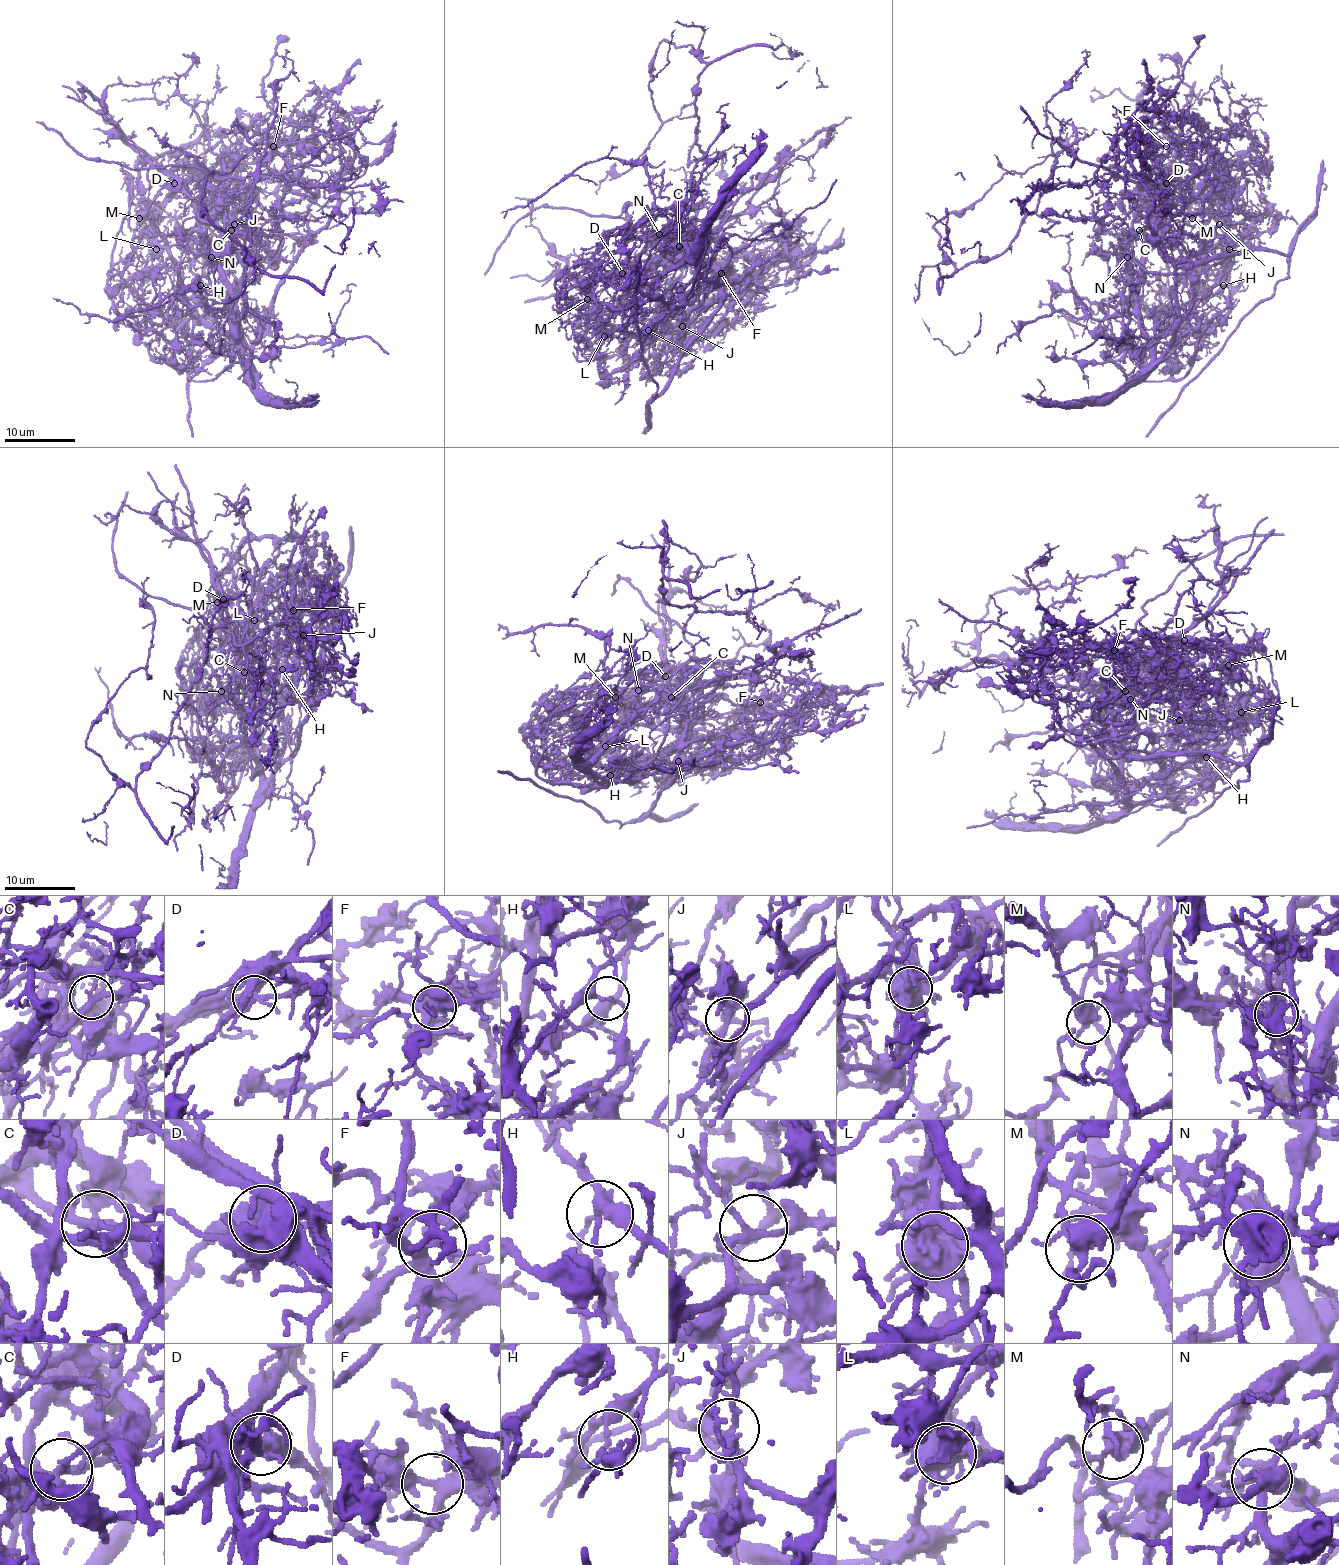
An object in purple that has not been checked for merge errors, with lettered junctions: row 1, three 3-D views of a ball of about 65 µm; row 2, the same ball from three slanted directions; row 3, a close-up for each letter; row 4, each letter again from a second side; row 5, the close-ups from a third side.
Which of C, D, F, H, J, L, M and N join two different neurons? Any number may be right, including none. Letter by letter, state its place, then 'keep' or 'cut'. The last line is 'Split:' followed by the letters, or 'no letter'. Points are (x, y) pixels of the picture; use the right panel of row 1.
C: at (1139, 230); cut
D: at (1166, 183); cut
F: at (1166, 146); keep
H: at (1223, 285); cut
J: at (1219, 224); keep
L: at (1229, 249); cut
M: at (1192, 218); cut
N: at (1127, 257); cut
Split: C, D, H, L, M, N

